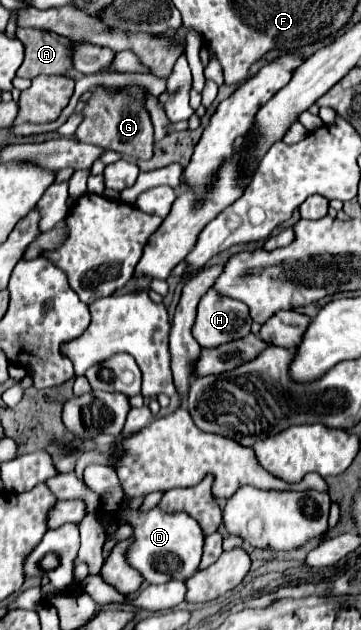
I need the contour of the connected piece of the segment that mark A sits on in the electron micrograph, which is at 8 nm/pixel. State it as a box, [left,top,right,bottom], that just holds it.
[16,29,79,76]

